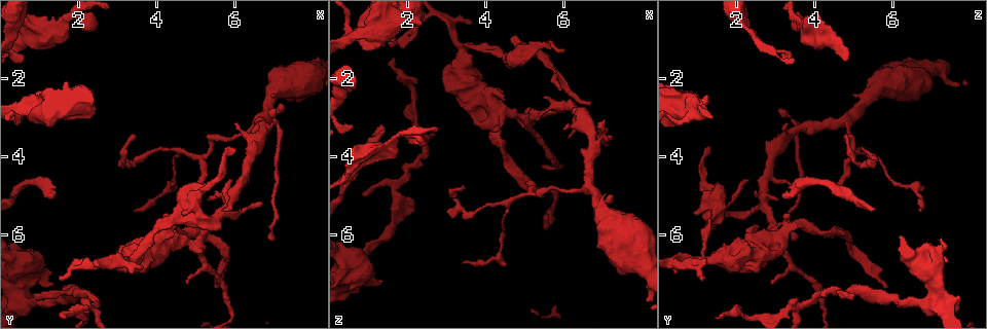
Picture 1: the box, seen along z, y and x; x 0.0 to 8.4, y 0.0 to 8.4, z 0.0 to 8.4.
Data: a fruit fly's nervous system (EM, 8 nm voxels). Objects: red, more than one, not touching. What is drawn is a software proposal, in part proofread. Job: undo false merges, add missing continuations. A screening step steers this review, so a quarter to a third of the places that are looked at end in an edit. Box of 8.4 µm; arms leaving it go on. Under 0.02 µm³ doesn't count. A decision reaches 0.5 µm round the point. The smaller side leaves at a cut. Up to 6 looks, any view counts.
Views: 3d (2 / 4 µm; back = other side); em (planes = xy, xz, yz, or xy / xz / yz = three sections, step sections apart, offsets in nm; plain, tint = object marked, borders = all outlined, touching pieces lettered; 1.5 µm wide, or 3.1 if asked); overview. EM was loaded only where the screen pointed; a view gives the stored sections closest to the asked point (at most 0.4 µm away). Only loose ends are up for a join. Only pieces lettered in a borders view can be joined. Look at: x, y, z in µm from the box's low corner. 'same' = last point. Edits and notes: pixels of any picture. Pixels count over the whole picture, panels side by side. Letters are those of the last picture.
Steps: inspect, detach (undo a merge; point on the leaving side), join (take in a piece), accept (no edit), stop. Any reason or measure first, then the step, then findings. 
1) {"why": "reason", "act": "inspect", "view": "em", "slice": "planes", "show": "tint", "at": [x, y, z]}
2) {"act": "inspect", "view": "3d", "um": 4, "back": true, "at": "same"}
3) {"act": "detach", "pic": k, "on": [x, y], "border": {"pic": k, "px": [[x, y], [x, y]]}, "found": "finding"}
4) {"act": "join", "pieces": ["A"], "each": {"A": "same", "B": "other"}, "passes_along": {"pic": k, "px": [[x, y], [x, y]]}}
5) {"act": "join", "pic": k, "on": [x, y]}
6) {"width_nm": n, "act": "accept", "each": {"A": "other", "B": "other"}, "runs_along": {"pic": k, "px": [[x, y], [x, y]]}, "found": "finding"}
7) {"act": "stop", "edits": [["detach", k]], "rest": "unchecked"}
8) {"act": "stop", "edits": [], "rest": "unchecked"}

{"why": "tapers out", "act": "inspect", "view": "em", "slice": "planes", "show": "borders", "at": [6.70, 5.20, 2.60]}

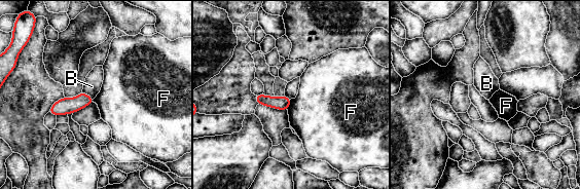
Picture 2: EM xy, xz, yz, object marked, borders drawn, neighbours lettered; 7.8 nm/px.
{"act": "accept", "each": {"B": "other", "F": "other"}, "border": {"pic": 2, "px": [[82, 90], [93, 99]]}, "found": "no lettered piece goes on from it"}

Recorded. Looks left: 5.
{"act": "inspect", "view": "em", "slice": "planes", "show": "borders", "at": [4.75, 5.40, 0.95]}

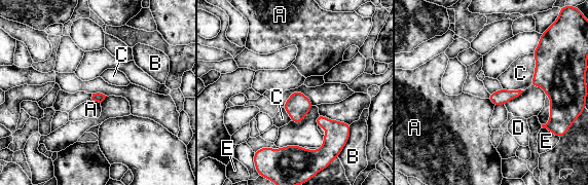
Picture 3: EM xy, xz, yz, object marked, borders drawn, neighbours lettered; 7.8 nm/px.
{"longest_contact_nm": ["C", 260], "act": "accept", "each": {"A": "other", "B": "other", "C": "other", "D": "other", "E": "other"}, "border": {"pic": 3, "px": [[92, 99], [100, 103]]}, "found": "none of them fits"}

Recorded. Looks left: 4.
{"why": "free end", "act": "inspect", "view": "3d", "um": 4, "at": [1.35, 5.05, 3.20]}

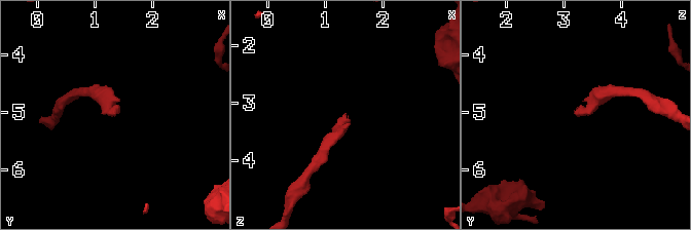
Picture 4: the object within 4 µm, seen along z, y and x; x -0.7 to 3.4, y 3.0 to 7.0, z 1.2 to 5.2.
{"why": "shape alone is not enough", "act": "inspect", "view": "em", "slice": "planes", "show": "borders", "at": [1.35, 5.05, 3.20]}

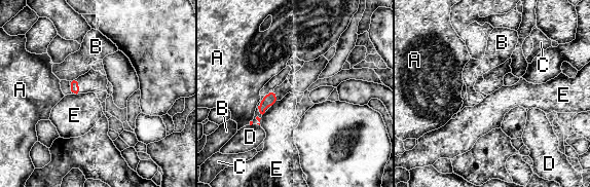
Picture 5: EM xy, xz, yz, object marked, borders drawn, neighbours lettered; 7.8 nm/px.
{"act": "accept", "each": {"A": "other", "B": "other", "C": "other", "D": "other", "E": "other"}, "border": {"pic": 5, "px": [[278, 101], [270, 107]]}, "found": "none of them fits"}

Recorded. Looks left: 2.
{"act": "stop", "edits": [], "rest": "unchecked"}

